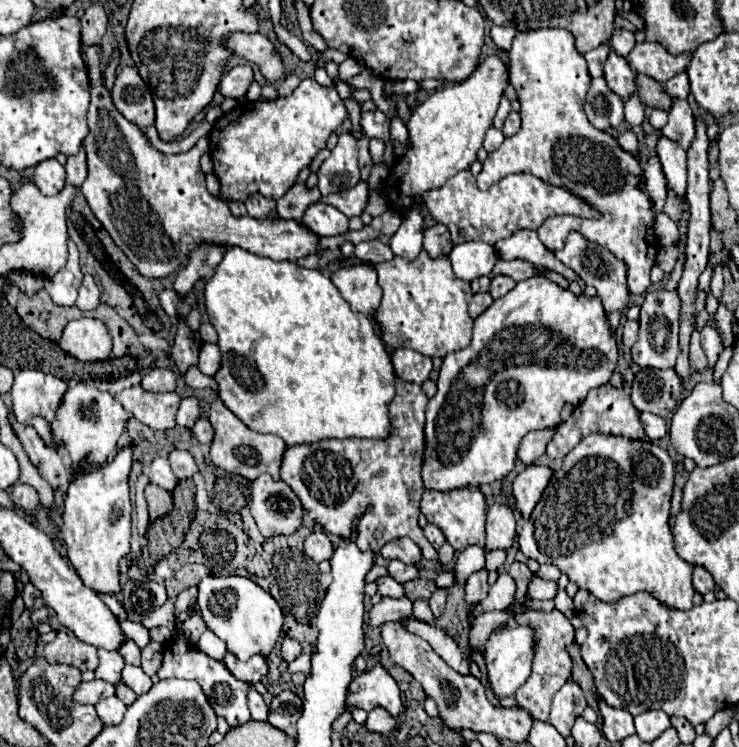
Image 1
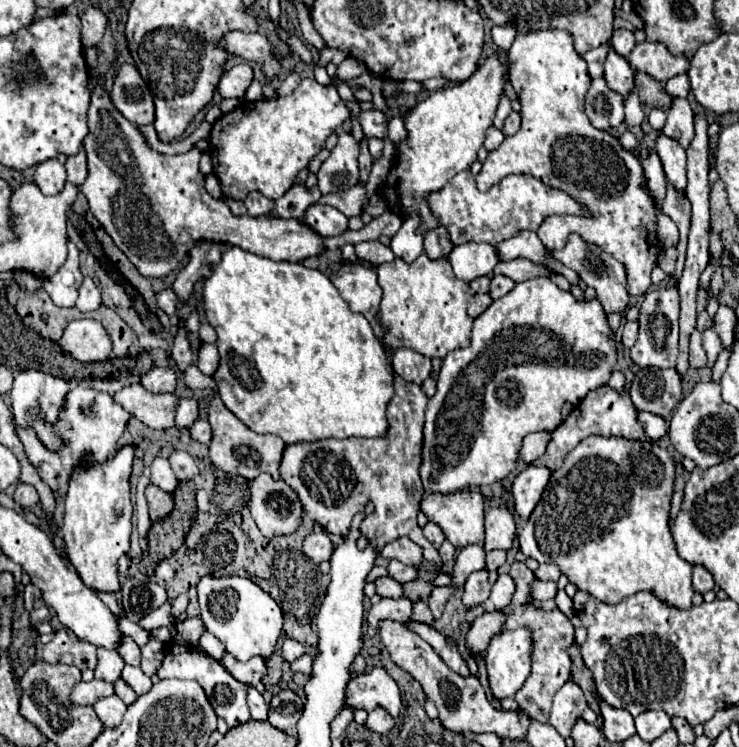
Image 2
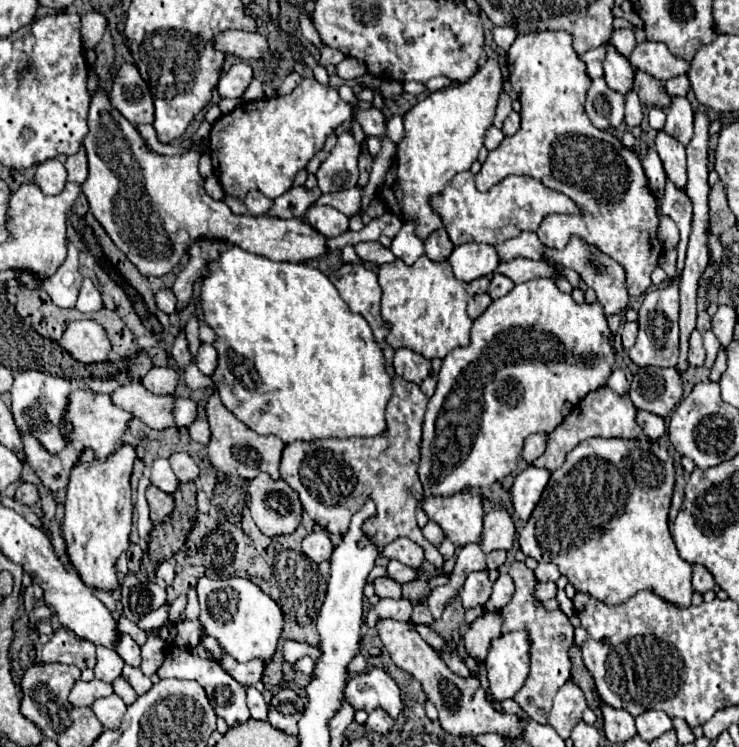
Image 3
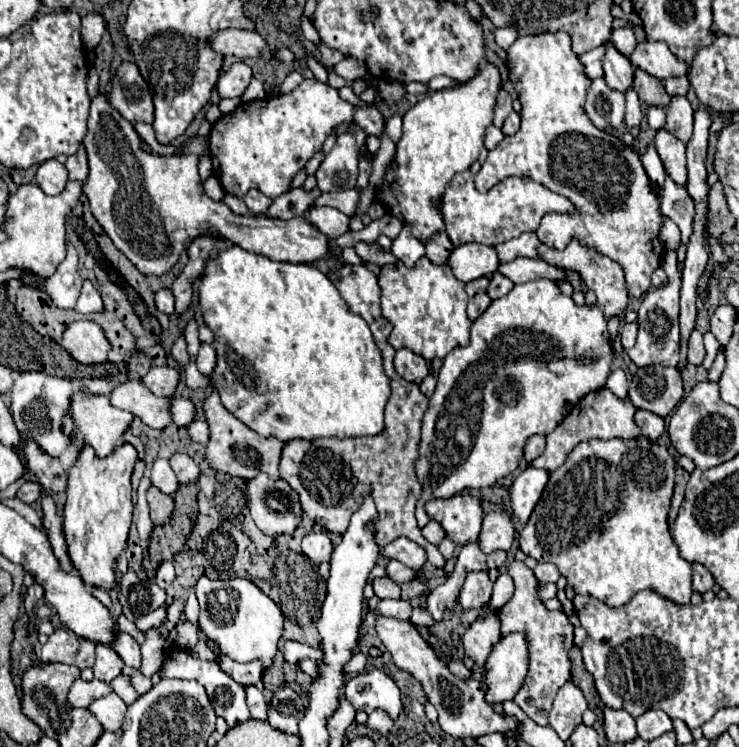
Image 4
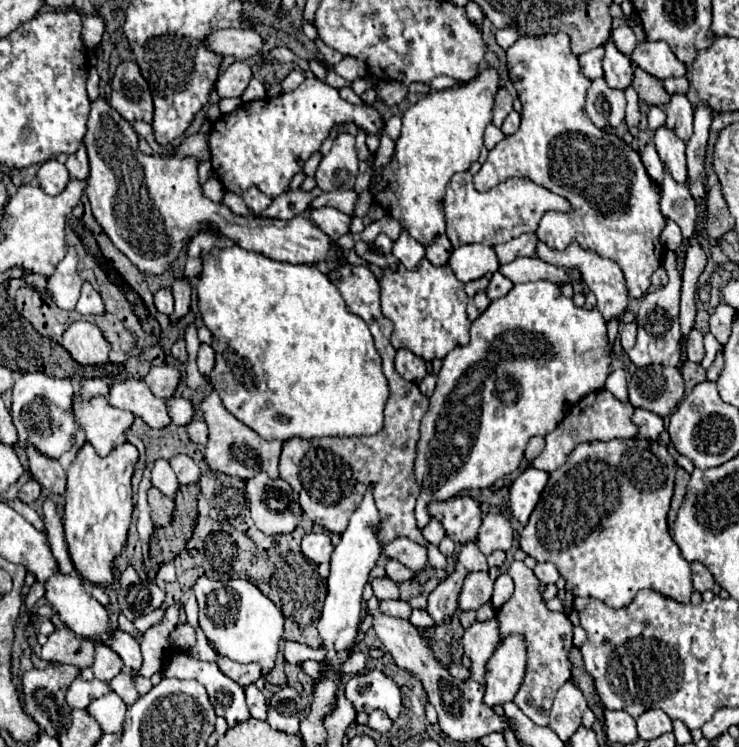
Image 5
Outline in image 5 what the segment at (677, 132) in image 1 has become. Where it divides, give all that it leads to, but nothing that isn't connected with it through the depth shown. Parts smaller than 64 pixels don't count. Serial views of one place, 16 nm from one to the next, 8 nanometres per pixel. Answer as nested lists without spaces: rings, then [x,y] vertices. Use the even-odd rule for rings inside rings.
[[[672,96],[666,106],[666,128],[672,130],[680,140],[688,142],[692,136],[692,106],[686,96]]]

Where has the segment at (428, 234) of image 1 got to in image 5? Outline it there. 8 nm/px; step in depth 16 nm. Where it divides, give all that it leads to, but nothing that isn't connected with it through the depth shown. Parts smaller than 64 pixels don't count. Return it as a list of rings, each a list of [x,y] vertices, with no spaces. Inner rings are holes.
[[[436,234],[436,238],[426,248],[426,258],[432,264],[440,266],[440,264],[446,264],[448,262],[450,252],[452,252],[452,244],[450,244],[448,236],[446,234]]]

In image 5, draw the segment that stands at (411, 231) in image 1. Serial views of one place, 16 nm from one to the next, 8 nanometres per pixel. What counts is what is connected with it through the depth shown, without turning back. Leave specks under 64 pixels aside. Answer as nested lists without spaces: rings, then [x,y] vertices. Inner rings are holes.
[[[404,228],[398,236],[398,240],[392,246],[392,254],[406,266],[416,268],[416,264],[424,258],[424,246],[410,236],[410,232]]]

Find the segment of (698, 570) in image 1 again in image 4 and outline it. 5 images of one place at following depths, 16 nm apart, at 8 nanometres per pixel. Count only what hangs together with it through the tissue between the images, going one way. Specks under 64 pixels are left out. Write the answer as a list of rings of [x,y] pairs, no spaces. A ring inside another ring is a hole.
[[[692,564],[692,582],[694,582],[694,590],[700,594],[714,588],[714,578],[702,564]]]

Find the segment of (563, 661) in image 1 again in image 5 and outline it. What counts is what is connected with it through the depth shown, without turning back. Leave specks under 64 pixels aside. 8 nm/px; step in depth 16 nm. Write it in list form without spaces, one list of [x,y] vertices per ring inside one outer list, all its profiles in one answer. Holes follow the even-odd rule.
[[[512,562],[508,568],[508,574],[512,576],[516,590],[512,598],[500,608],[498,620],[500,620],[500,638],[520,632],[526,638],[528,648],[528,670],[526,678],[514,696],[514,702],[520,706],[520,710],[538,726],[548,724],[548,712],[552,708],[552,700],[558,692],[558,688],[570,680],[570,660],[568,652],[572,648],[572,622],[562,612],[550,612],[544,606],[544,600],[540,598],[542,584],[534,576],[534,572],[524,562]]]

